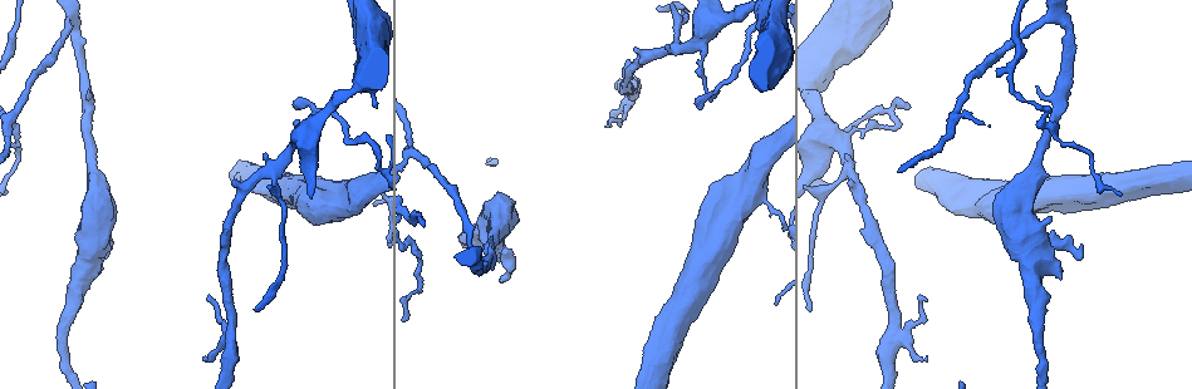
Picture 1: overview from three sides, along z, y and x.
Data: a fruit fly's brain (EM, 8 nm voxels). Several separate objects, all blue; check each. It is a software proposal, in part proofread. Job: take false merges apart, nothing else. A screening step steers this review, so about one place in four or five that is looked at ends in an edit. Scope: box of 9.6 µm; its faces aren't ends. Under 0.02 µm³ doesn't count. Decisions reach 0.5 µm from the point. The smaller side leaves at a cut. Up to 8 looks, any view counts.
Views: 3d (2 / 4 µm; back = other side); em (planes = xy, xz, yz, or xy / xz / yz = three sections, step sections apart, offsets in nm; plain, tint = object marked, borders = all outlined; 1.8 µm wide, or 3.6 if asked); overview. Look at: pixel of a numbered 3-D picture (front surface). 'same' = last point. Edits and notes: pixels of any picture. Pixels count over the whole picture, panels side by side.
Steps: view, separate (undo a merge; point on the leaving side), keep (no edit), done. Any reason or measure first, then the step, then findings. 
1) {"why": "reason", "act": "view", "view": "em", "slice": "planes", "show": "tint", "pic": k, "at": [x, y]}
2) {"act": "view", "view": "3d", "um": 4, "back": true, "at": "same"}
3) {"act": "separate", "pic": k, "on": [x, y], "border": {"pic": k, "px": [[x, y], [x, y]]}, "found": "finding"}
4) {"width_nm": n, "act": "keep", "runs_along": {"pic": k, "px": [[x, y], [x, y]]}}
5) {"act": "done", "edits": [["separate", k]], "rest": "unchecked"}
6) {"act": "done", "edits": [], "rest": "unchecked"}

{"why": "calibre changes", "act": "view", "view": "3d", "um": 4, "pic": 1, "at": [768, 65]}

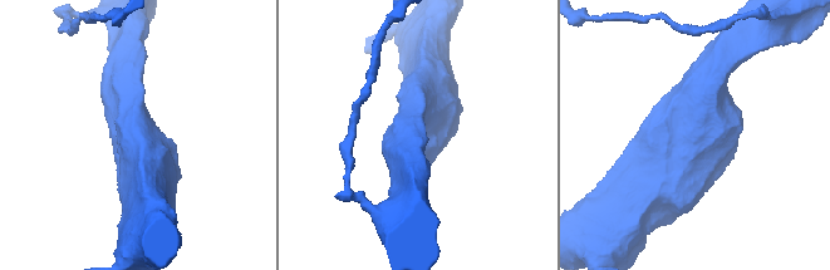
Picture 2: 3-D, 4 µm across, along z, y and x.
{"act": "view", "view": "em", "um": 3.6, "slice": "yz", "step": 16, "show": "tint", "pic": 2, "at": [698, 145]}

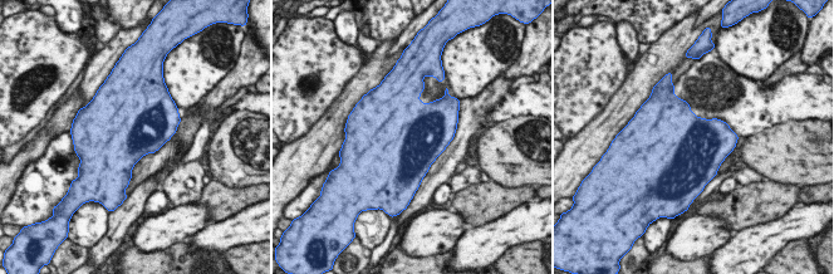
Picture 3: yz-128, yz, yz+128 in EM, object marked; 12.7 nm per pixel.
{"act": "view", "view": "em", "um": 3.6, "slice": "planes", "show": "borders", "at": "same"}

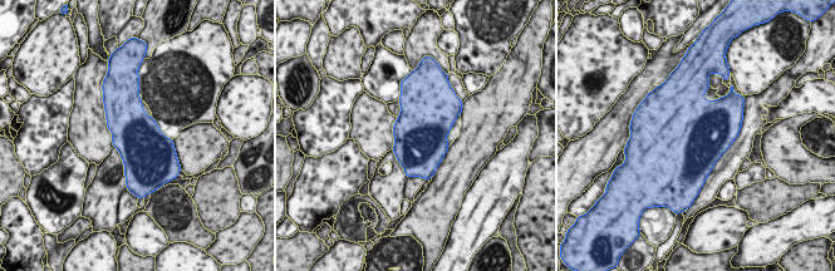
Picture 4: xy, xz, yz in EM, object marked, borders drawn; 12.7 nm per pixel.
{"act": "keep", "found": "continuous, no second neuron"}

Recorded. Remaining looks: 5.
{"why": "thick turns thin", "act": "view", "view": "em", "slice": "planes", "show": "tint", "pic": 1, "at": [674, 50]}

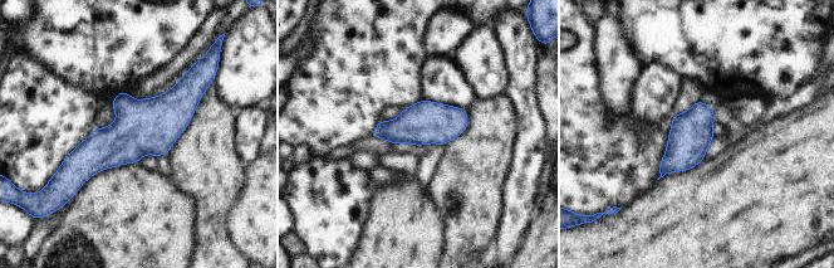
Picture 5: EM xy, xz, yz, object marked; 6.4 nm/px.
{"act": "keep", "runs_along": {"pic": 5, "px": [[199, 89], [73, 171]]}, "found": "one neuron here"}

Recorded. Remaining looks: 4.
{"why": "sudden change in width", "act": "view", "view": "3d", "um": 4, "pic": 1, "at": [1036, 250]}

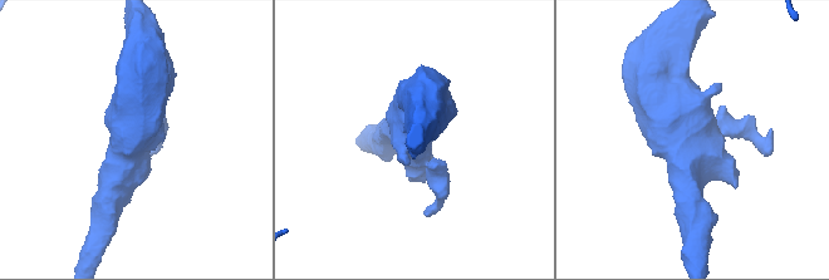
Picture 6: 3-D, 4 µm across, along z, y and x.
{"act": "view", "view": "em", "um": 3.6, "slice": "xz", "step": 8, "show": "tint", "pic": 6, "at": [689, 140]}

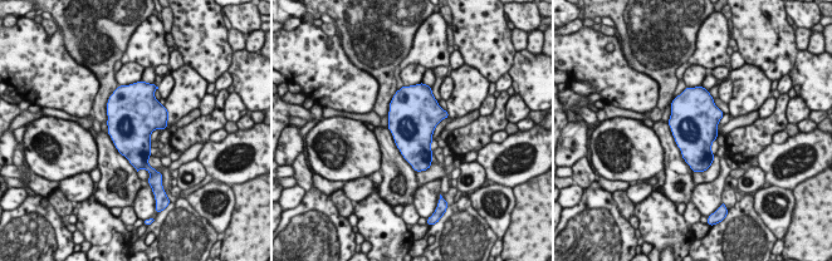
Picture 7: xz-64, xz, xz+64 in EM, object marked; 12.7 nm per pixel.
{"act": "keep", "found": "continuous, no second neuron"}

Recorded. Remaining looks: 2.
{"act": "done", "edits": [], "rest": "unchecked"}

